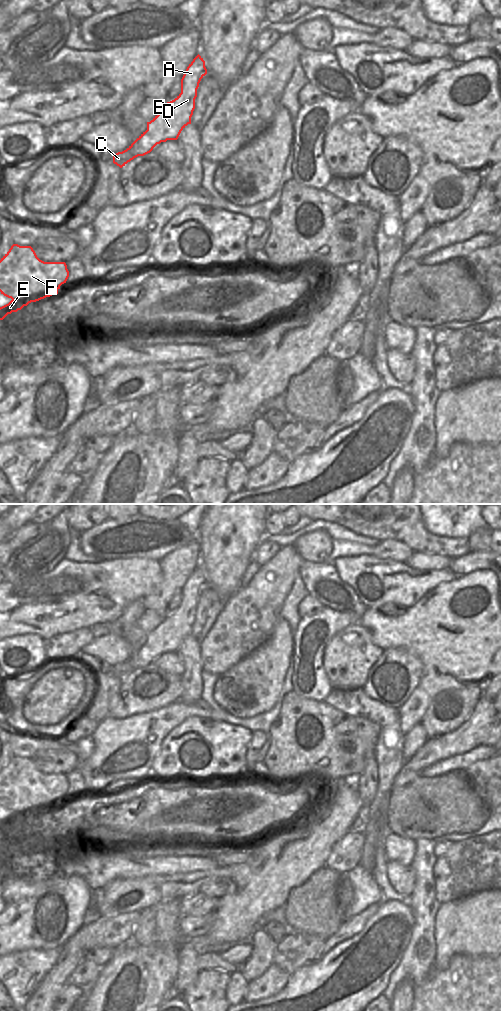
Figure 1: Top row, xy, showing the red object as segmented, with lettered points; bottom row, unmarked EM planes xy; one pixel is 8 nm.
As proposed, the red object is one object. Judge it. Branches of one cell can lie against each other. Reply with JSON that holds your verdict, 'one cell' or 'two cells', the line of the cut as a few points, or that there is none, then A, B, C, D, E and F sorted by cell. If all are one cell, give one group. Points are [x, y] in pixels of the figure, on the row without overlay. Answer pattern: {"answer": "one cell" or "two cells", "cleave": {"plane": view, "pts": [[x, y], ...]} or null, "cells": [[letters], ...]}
{"answer": "two cells", "cleave": {"plane": "xy", "pts": [[147, 641], [150, 643], [150, 659]]}, "cells": [["A", "B", "D"], ["C", "E", "F"]]}

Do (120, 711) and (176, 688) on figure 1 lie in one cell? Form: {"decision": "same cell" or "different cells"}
{"decision": "same cell"}

